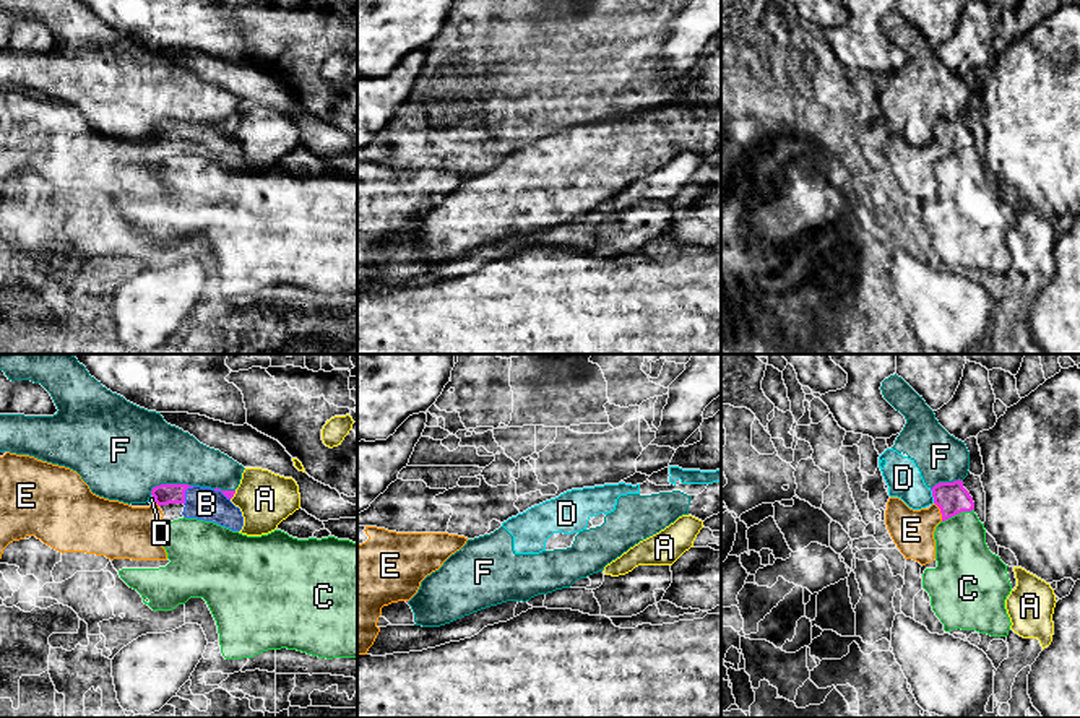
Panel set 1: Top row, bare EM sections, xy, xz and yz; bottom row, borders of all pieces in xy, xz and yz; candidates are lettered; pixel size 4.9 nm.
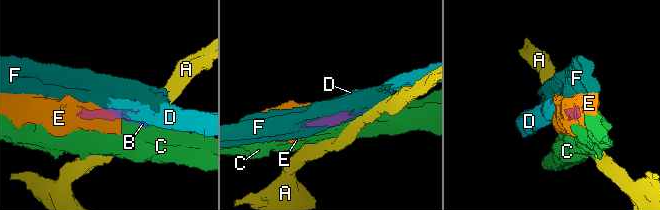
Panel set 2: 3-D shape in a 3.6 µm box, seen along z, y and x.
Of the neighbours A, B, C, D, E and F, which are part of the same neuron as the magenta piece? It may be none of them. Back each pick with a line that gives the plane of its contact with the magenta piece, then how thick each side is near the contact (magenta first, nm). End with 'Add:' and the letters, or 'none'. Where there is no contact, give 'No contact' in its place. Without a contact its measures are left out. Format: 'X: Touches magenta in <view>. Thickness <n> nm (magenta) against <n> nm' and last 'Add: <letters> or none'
B: Touches magenta in xy. Thickness 110 nm (magenta) against 160 nm
E: Touches magenta in yz. Thickness 160 nm (magenta) against 200 nm
Add: B, E

